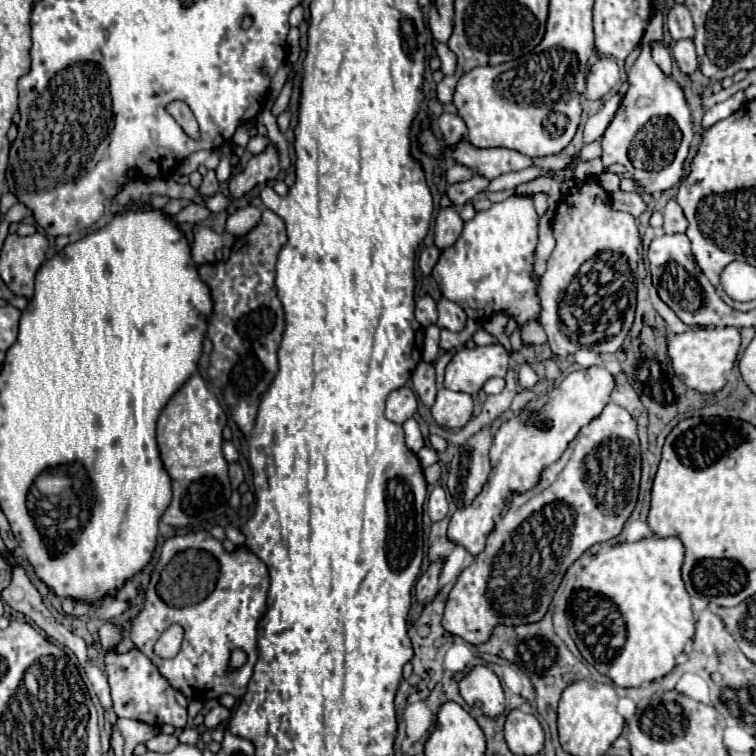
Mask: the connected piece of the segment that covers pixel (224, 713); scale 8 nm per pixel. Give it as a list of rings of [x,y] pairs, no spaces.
[[[218,705],[218,707],[214,707],[214,709],[204,717],[204,725],[206,725],[208,729],[216,729],[218,725],[226,723],[230,717],[232,717],[232,709],[226,709],[224,705]]]

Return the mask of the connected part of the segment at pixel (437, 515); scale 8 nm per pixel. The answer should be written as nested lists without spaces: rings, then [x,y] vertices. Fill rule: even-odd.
[[[436,485],[428,497],[428,515],[432,521],[440,521],[444,519],[448,513],[448,501],[446,501],[446,493],[440,485]]]

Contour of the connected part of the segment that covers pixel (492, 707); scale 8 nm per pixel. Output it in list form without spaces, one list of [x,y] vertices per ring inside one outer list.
[[[476,665],[460,681],[460,695],[470,707],[478,707],[488,717],[498,717],[504,711],[502,685],[494,671],[484,665]]]

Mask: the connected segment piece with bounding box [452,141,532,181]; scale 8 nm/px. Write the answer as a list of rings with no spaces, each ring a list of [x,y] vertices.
[[[460,141],[458,147],[452,151],[454,159],[466,167],[472,167],[476,173],[484,175],[486,179],[496,179],[510,171],[520,171],[532,165],[528,155],[520,155],[518,151],[496,147],[496,149],[476,149],[468,141]]]

